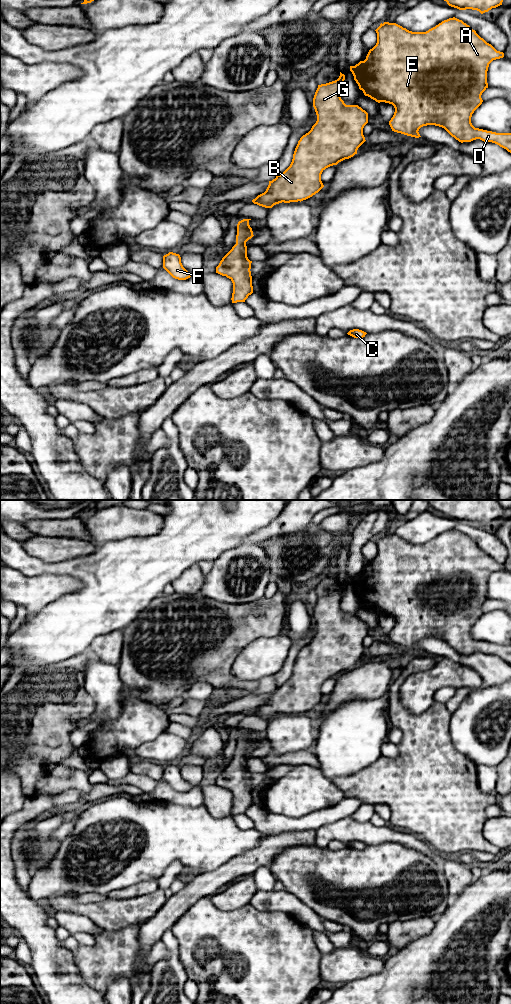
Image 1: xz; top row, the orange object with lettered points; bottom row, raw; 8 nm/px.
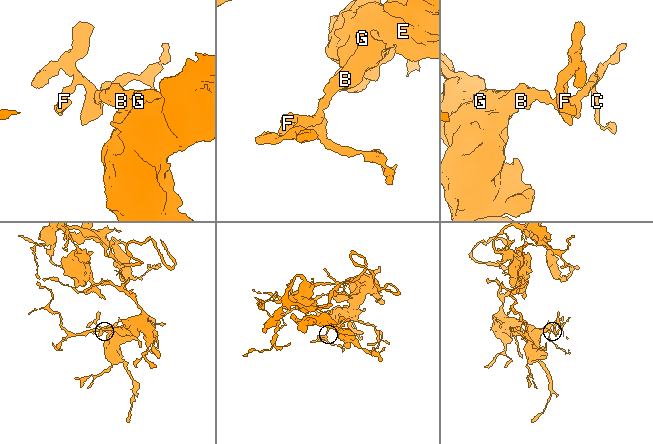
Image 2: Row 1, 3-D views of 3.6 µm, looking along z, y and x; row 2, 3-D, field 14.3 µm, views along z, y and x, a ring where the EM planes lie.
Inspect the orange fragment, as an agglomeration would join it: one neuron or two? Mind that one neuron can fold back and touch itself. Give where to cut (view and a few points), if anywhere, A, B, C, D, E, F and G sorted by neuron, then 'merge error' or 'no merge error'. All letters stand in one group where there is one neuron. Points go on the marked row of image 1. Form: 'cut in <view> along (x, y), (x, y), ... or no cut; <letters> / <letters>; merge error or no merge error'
no cut; A B C D E F G; no merge error

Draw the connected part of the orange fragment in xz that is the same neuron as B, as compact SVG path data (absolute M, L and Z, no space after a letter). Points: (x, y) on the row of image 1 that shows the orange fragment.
M340 72L337 80L318 85L313 98L317 121L311 130L303 135L295 148L290 166L275 179L269 181L266 191L252 200L254 204L272 208L279 203L306 200L323 187L322 172L339 162L357 154L358 148L366 141L363 128L368 123L368 113L358 105L346 105L340 97L345 75Z

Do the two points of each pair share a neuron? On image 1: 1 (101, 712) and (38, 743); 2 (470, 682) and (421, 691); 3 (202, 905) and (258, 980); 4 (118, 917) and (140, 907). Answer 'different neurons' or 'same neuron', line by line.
1: different neurons
2: same neuron
3: same neuron
4: same neuron

